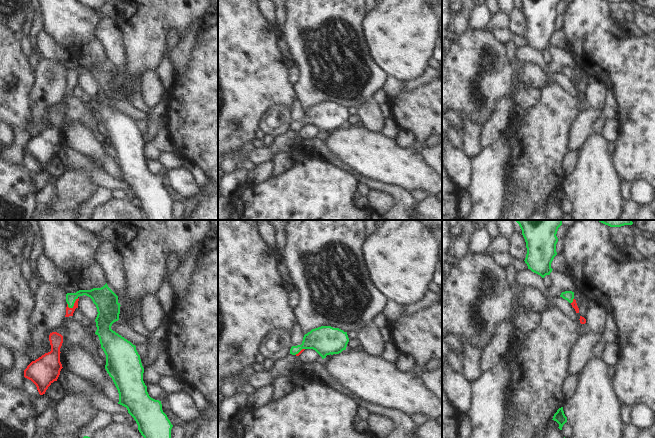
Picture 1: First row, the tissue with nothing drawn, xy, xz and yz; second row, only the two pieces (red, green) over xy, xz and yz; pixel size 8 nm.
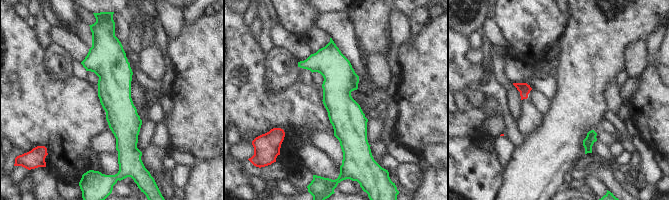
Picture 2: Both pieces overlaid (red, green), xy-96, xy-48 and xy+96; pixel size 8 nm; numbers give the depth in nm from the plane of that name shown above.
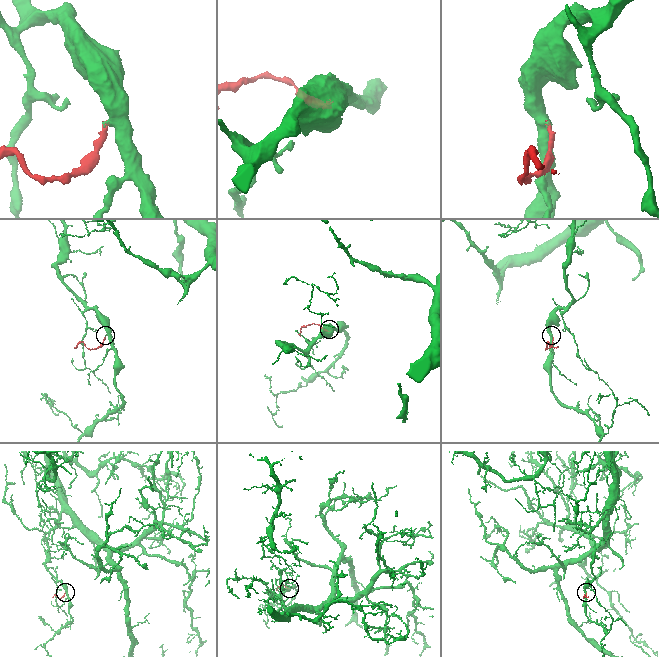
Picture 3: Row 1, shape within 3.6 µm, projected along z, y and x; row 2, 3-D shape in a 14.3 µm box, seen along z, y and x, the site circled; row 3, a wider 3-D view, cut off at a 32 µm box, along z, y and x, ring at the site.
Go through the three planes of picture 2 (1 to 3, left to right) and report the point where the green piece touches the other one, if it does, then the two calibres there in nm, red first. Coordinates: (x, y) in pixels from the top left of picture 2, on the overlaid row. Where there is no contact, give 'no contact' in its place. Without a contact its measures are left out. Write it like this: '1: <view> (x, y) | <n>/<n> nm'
1: no contact
2: no contact
3: no contact

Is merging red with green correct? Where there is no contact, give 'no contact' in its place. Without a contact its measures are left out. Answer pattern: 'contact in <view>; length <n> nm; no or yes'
contact in xy; length 120 nm; yes

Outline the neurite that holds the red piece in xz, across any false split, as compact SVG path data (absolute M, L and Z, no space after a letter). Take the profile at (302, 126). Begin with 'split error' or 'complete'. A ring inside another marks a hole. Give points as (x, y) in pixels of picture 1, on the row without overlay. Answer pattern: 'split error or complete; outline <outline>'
split error; outline M321 102L305 110L302 120L292 122L290 130L299 132L305 125L313 125L324 135L327 131L346 126L348 118L347 108L331 102Z

